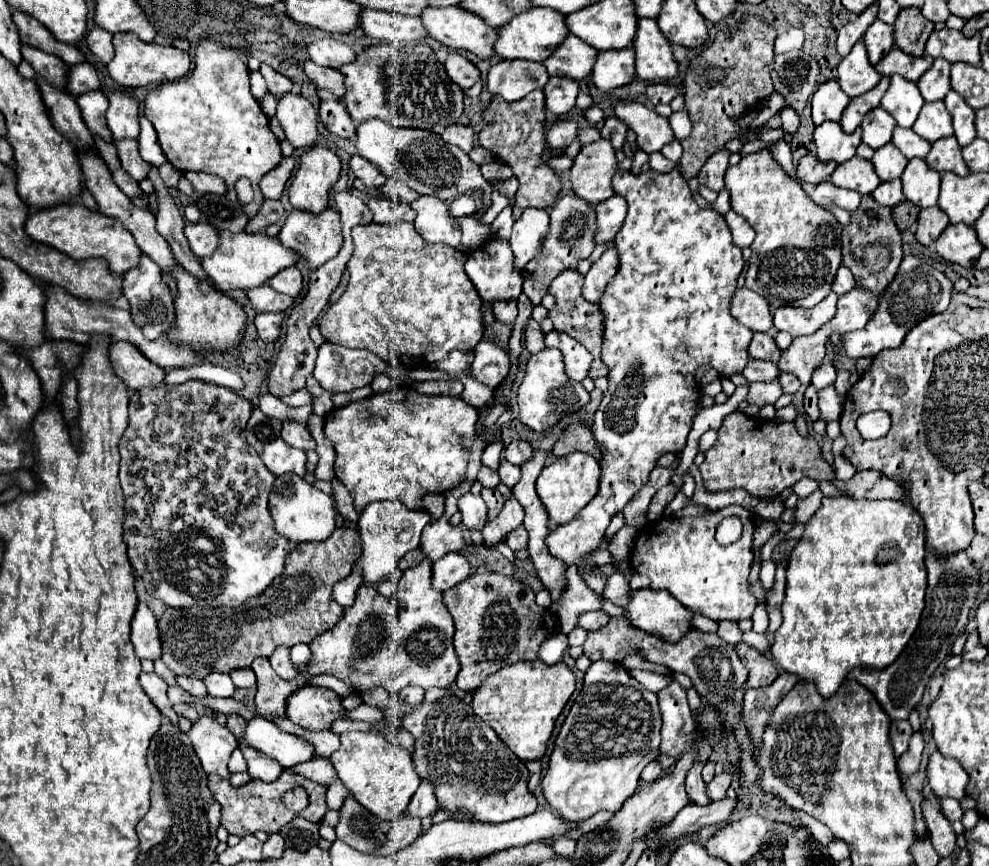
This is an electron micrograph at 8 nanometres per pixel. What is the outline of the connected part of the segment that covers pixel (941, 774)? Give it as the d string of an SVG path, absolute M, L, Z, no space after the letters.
M933 753L927 765L929 787L939 797L950 797L960 801L965 797L965 787L969 781L969 773L959 767L953 769L953 759L943 757L941 753Z

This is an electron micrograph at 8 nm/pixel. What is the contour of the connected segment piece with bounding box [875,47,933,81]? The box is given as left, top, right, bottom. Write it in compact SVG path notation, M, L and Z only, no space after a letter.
M893 47L877 65L875 69L881 75L901 75L909 81L917 81L929 67L931 67L933 59L931 57L911 57L907 53L903 53L901 49Z

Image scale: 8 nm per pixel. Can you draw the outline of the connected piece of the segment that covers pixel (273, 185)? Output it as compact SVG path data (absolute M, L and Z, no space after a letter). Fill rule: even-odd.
M283 157L281 163L261 179L261 183L259 183L261 193L267 199L279 199L283 189L285 189L285 183L293 174L295 166L296 162L293 158Z

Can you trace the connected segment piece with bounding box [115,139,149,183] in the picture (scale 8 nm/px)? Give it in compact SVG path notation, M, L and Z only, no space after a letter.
M123 139L119 143L115 143L117 151L119 151L119 159L121 159L121 165L123 169L139 183L147 177L147 171L149 171L149 163L145 163L139 153L137 153L137 141L133 139Z

